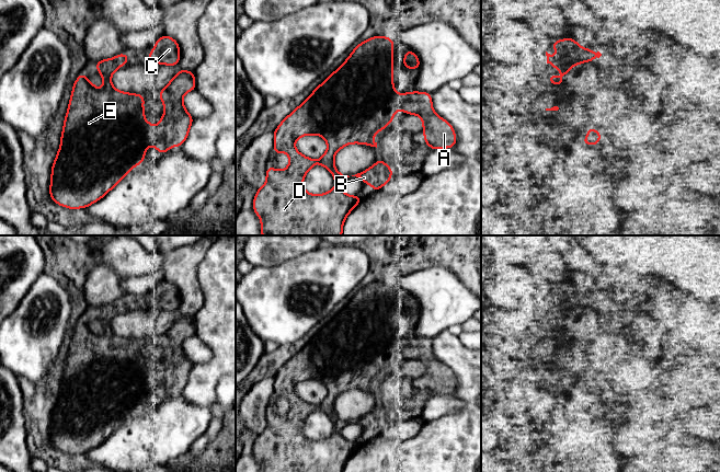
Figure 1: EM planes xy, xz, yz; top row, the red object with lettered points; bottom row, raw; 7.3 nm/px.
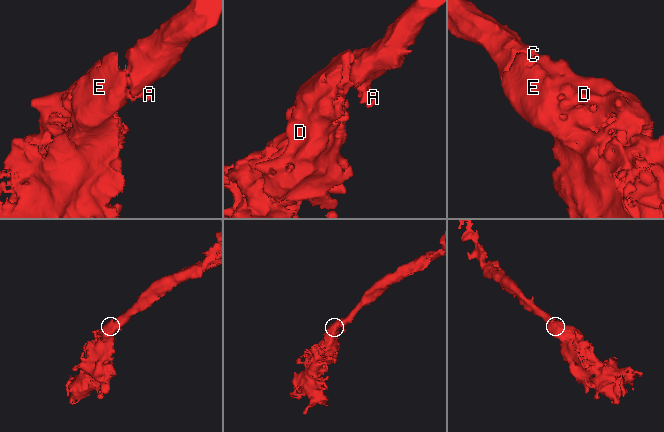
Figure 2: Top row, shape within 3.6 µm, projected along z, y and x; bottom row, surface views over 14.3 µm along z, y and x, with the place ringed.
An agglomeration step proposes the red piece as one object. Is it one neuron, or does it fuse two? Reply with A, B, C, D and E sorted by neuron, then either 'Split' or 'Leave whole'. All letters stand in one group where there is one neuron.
Groups: A B C D E. Leave whole

